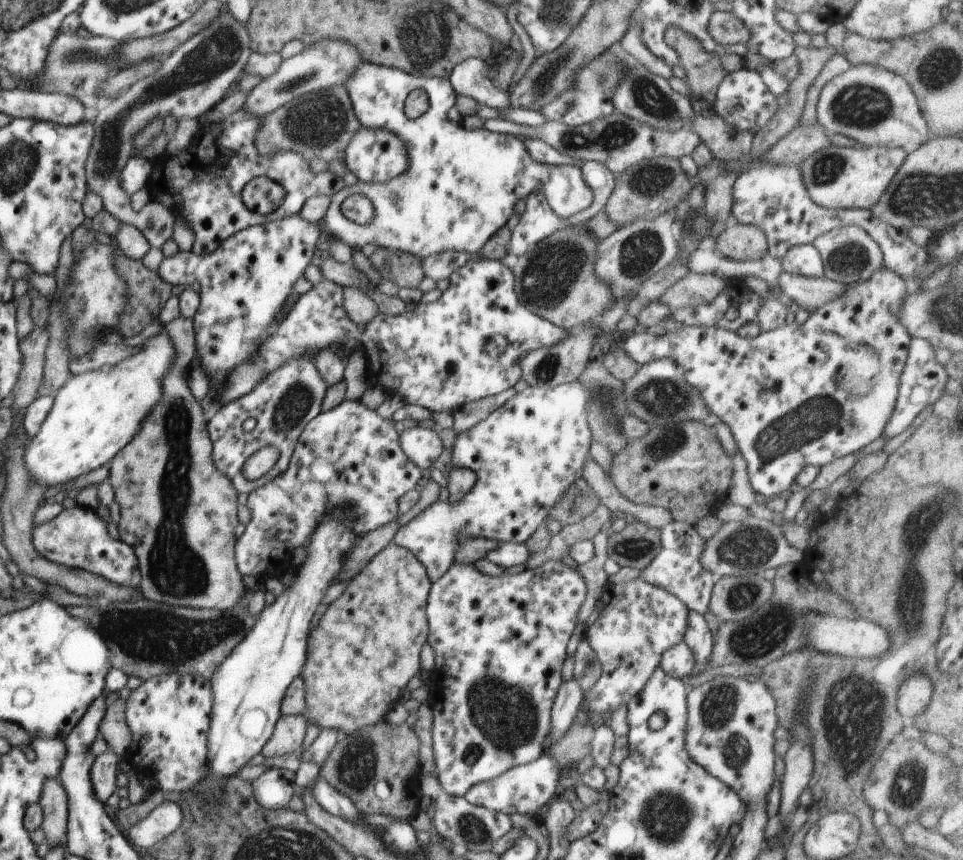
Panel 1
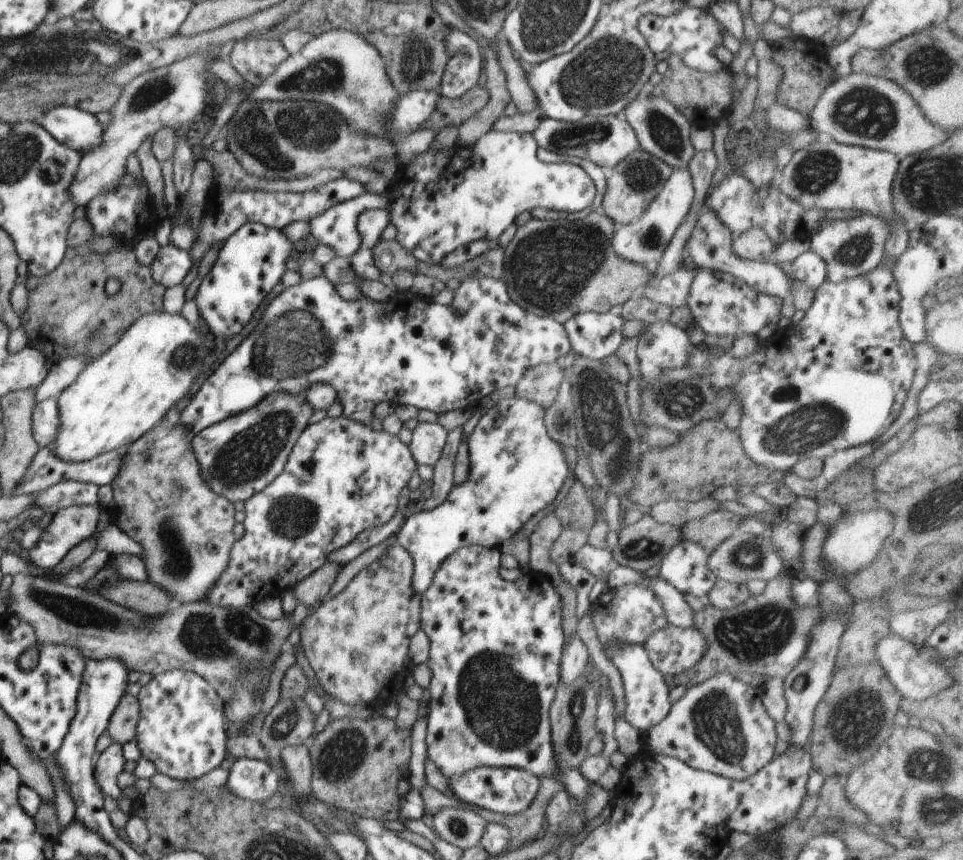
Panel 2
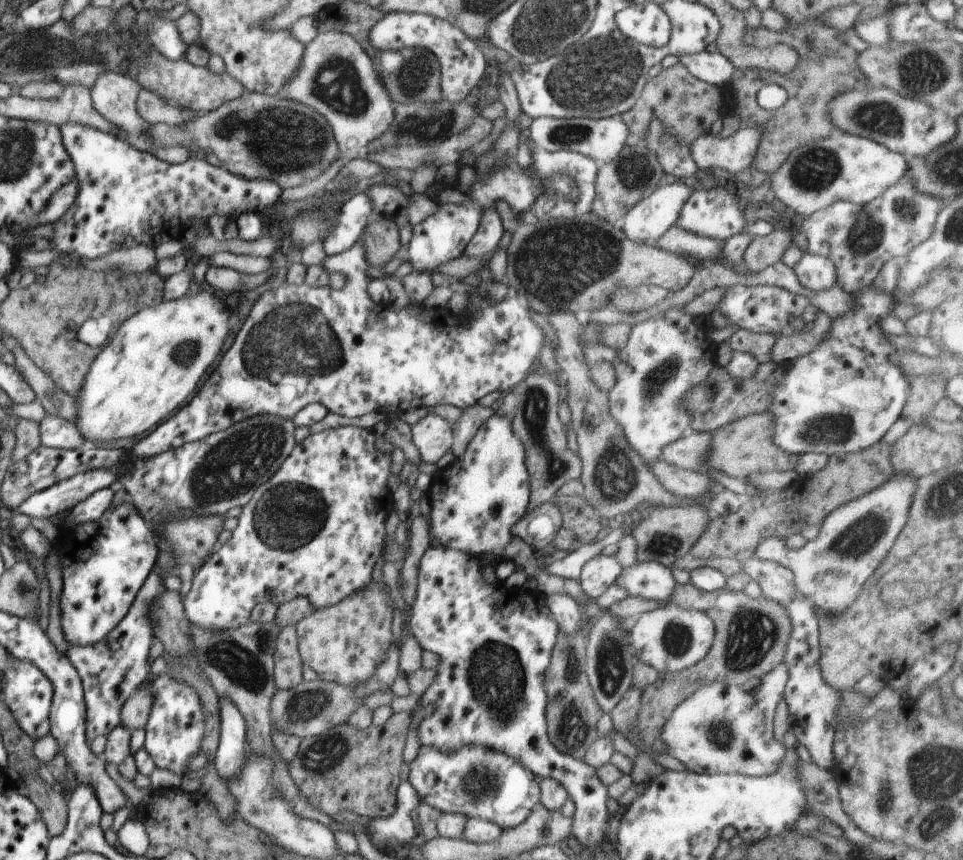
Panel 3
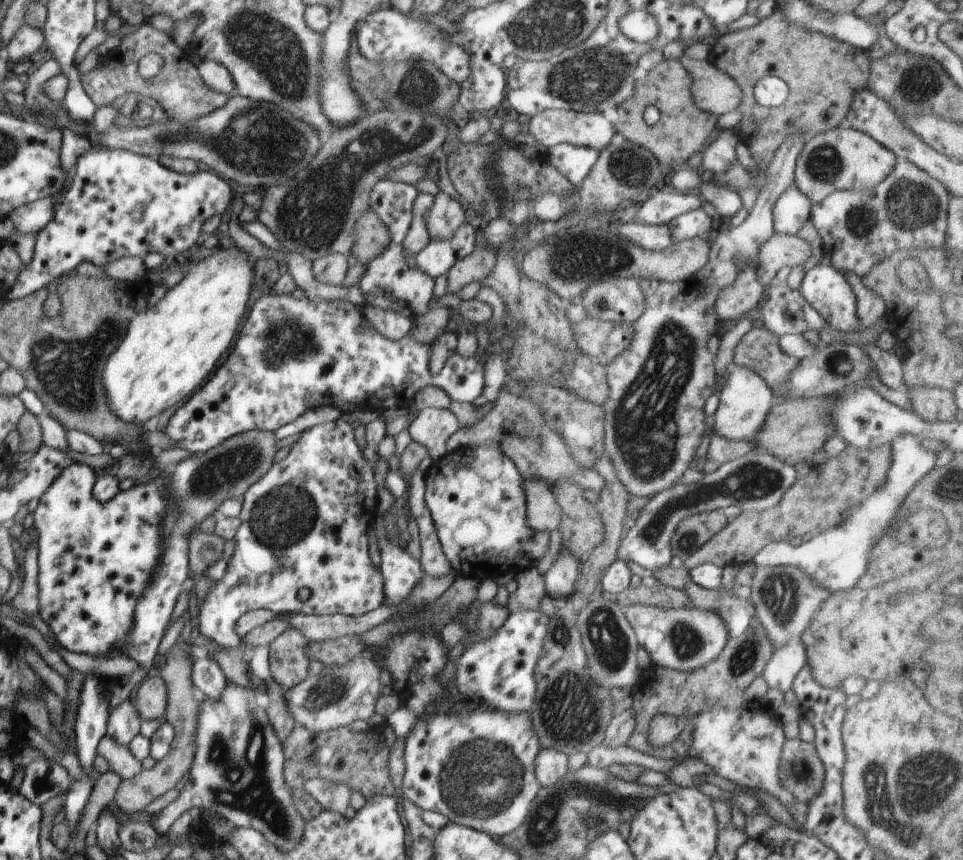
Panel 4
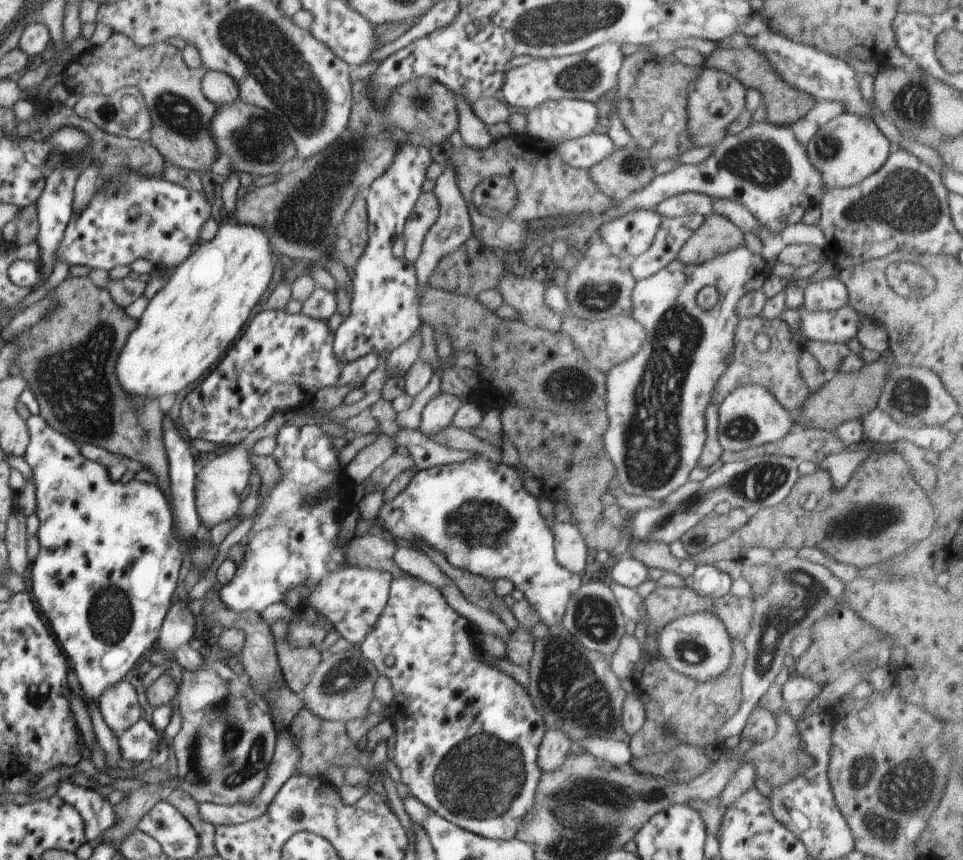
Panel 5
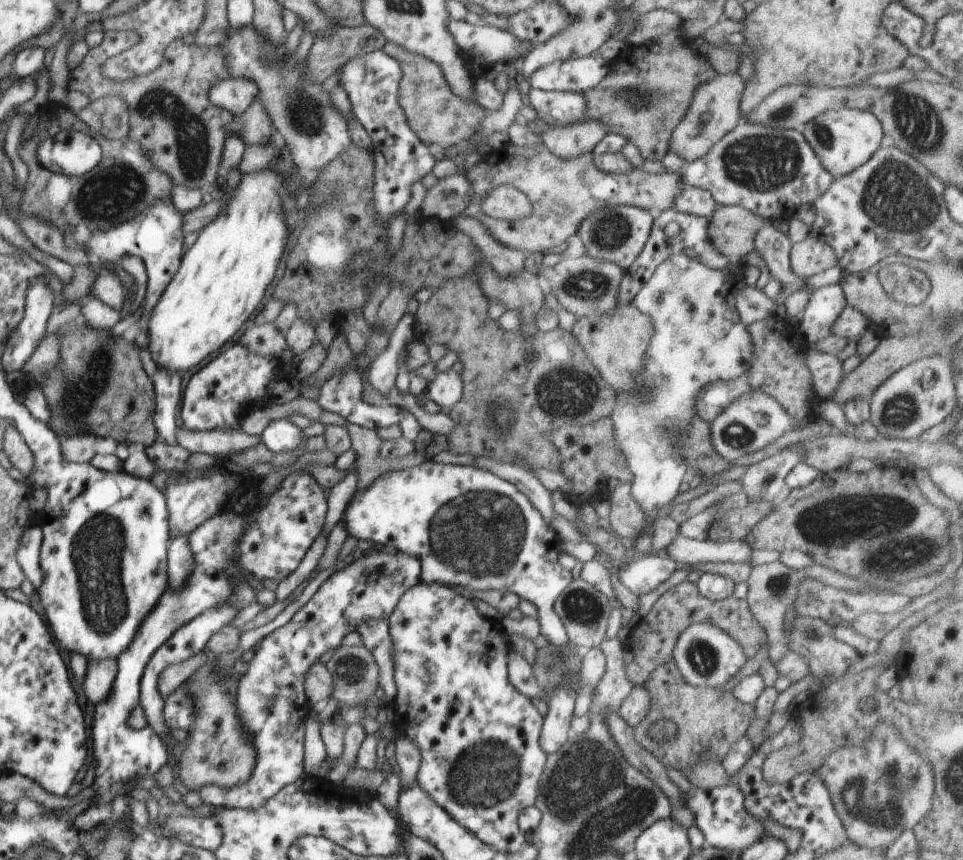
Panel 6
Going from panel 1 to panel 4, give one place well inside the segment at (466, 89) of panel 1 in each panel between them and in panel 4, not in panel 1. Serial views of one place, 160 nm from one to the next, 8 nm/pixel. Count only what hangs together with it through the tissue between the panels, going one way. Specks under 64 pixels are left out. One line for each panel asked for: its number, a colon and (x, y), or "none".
2: (465, 68)
3: (462, 64)
4: (386, 35)

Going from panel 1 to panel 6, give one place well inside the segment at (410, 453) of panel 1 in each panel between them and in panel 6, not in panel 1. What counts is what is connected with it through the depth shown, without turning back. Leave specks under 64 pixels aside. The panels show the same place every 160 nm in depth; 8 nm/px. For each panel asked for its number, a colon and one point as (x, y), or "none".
2: (428, 441)
3: (433, 436)
4: (431, 427)
5: (438, 413)
6: (446, 388)

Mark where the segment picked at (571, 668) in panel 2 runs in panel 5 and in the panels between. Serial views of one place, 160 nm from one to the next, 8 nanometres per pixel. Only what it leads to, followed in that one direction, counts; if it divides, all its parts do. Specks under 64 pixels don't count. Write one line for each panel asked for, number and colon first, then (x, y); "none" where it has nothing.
3: (565, 609)
4: (560, 579)
5: (571, 552)

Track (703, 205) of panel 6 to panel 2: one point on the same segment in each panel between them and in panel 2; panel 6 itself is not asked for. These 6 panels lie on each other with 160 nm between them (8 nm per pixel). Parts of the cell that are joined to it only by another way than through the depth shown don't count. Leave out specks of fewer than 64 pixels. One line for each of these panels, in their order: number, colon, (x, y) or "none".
2: (644, 241)
3: (650, 218)
4: (668, 204)
5: (688, 203)

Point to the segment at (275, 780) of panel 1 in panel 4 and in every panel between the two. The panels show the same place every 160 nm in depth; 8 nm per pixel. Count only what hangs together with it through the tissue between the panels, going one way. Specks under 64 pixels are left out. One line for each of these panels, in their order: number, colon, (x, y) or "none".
2: (250, 779)
3: (230, 756)
4: (208, 678)

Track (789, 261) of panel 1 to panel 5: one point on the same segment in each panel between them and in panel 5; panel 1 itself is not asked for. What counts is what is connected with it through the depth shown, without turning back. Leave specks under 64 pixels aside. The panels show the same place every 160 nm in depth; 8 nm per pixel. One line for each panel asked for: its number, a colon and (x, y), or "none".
2: (809, 268)
3: (815, 272)
4: (826, 289)
5: (830, 294)

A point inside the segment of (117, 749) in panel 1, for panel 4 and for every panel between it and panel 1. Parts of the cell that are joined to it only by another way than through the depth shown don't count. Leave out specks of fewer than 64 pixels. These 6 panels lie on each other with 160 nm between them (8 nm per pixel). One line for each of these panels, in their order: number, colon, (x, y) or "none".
2: (122, 728)
3: (135, 712)
4: (151, 700)

